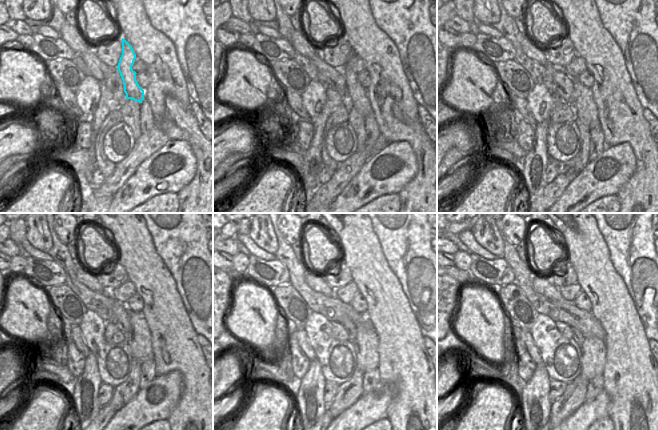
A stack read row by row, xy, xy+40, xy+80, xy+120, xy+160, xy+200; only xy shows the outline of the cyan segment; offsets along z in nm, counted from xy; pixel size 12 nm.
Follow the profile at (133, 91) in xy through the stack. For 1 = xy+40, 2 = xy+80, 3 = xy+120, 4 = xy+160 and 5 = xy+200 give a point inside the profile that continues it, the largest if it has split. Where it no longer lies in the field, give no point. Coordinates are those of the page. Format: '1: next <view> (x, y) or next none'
1: next xy+40 (357, 94)
2: next xy+80 (586, 110)
3: next xy+120 (140, 346)
4: next xy+160 (366, 343)
5: next xy+200 (593, 349)

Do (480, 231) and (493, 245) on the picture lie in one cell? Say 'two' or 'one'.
one

